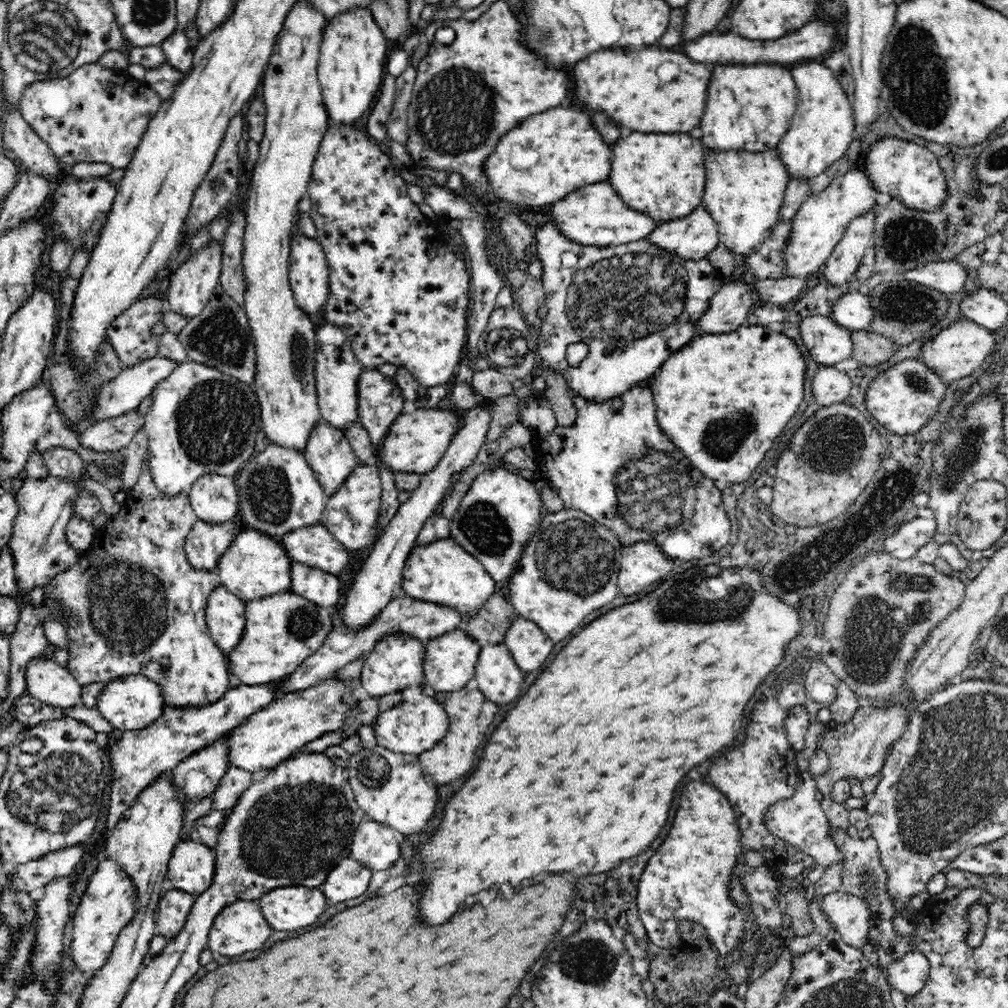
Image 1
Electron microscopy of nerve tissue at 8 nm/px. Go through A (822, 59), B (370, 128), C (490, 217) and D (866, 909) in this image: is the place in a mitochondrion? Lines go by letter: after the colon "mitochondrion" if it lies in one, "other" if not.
A: other
B: other
C: other
D: other

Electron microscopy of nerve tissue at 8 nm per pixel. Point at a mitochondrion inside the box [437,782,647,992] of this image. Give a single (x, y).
(588, 961)

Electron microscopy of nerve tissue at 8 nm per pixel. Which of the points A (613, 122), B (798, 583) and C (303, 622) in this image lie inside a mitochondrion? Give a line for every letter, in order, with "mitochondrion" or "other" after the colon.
A: other
B: other
C: mitochondrion

